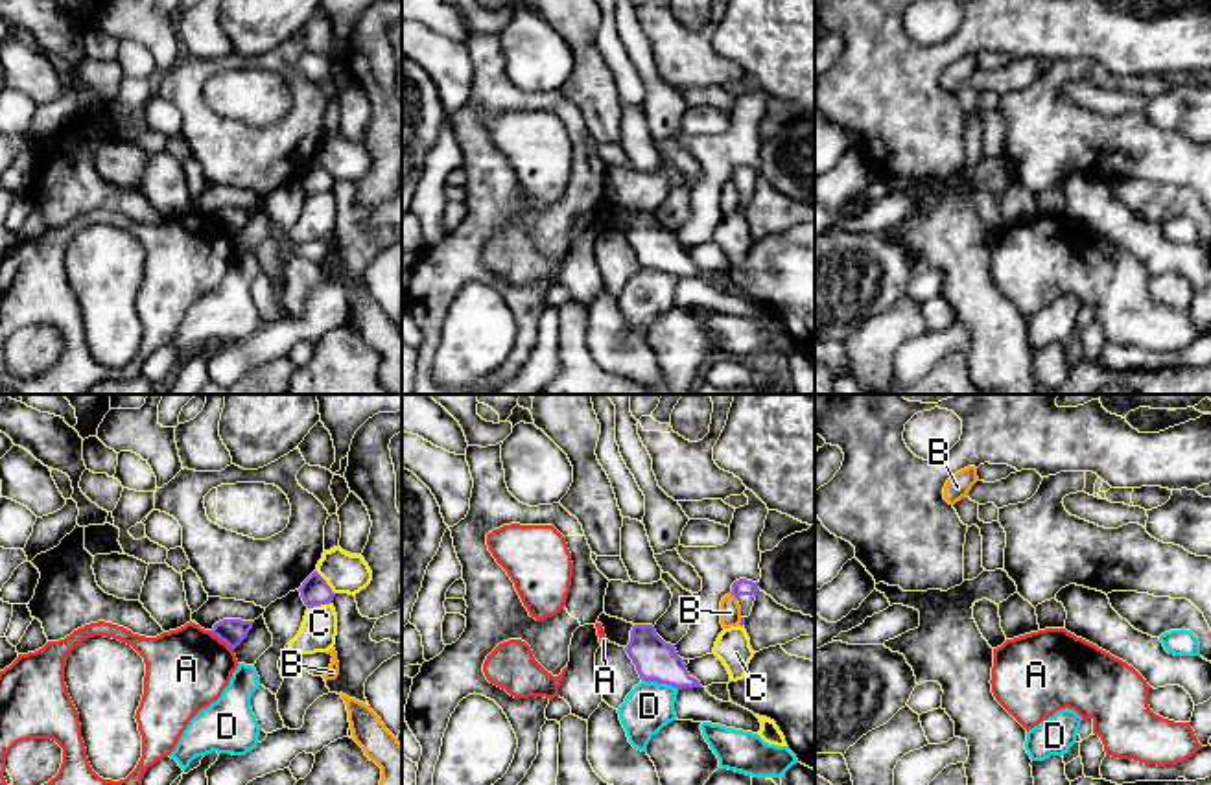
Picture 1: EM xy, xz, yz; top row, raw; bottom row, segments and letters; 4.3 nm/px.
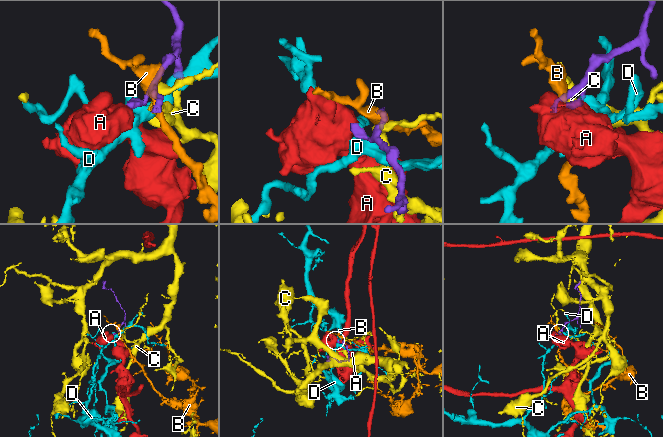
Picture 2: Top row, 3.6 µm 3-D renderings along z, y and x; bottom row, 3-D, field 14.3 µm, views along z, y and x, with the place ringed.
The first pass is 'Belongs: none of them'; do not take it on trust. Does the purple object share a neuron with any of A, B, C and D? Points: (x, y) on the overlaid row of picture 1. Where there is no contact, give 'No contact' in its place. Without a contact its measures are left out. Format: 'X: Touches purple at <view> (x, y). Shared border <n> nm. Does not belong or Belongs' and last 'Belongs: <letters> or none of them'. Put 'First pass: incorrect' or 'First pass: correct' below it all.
A: Touches purple at xy (222, 640). Shared border 140 nm. Does not belong
B: Touches purple at xz (732, 594). Shared border 50 nm. Does not belong
C: Touches purple at xy (319, 605). Shared border 110 nm. Does not belong
D: Touches purple at xz (660, 682). Shared border 170 nm. Does not belong
Belongs: none of them
First pass: correct

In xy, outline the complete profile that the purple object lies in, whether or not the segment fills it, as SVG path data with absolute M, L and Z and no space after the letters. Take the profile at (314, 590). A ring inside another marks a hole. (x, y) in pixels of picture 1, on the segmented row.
M313 571L299 588L300 597L308 608L330 604L335 597L332 588L326 584L326 580Z

